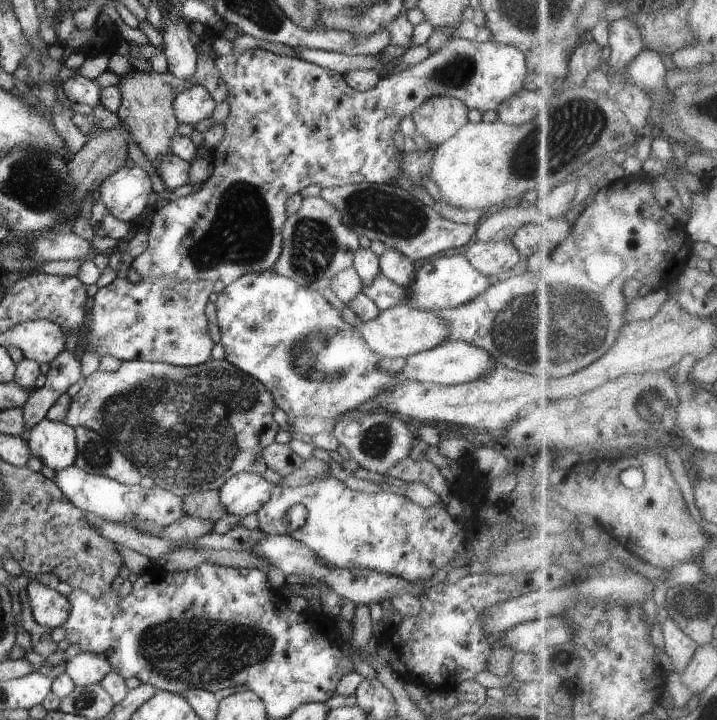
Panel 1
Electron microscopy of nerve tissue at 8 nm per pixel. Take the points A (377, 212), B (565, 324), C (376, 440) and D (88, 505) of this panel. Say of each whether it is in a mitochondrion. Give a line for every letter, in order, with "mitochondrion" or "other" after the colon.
A: mitochondrion
B: mitochondrion
C: mitochondrion
D: other

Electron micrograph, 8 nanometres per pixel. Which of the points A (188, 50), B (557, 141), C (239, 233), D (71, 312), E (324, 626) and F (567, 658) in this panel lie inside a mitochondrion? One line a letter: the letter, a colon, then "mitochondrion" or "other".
A: other
B: mitochondrion
C: mitochondrion
D: other
E: other
F: mitochondrion

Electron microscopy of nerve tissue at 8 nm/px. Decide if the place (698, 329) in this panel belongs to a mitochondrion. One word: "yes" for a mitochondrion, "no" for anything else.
no

